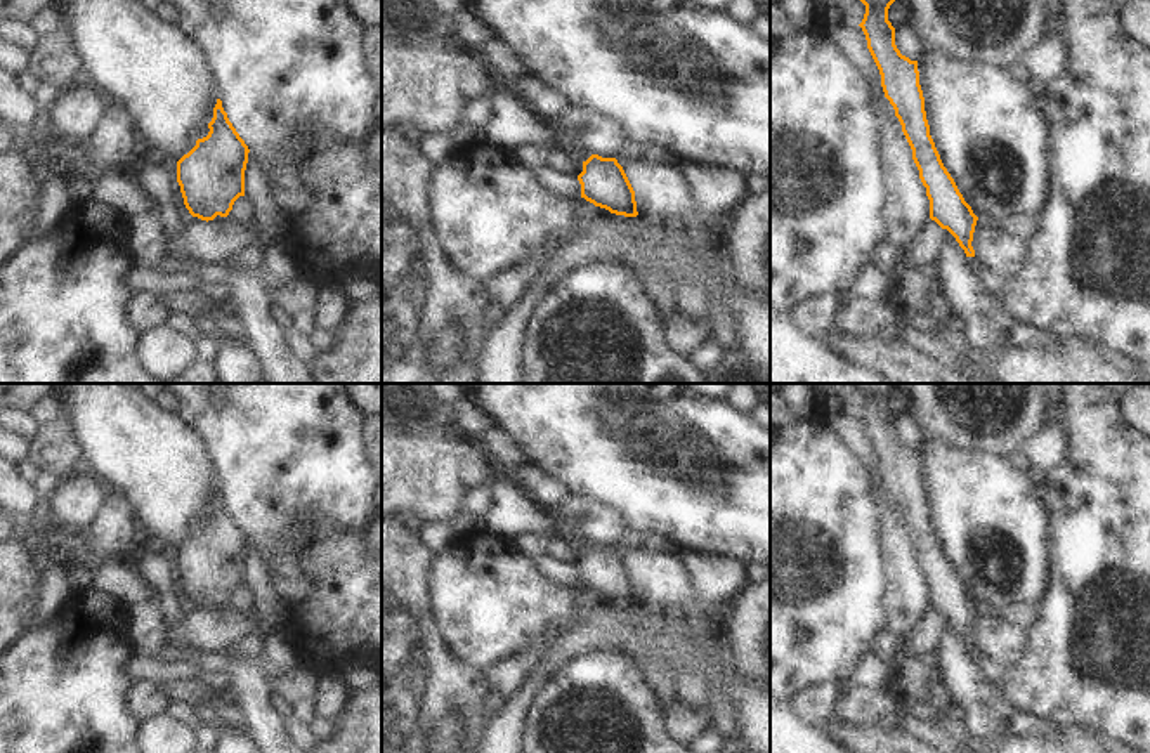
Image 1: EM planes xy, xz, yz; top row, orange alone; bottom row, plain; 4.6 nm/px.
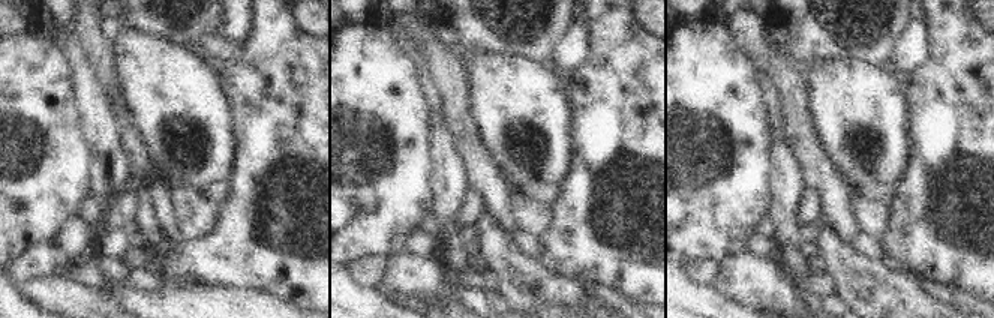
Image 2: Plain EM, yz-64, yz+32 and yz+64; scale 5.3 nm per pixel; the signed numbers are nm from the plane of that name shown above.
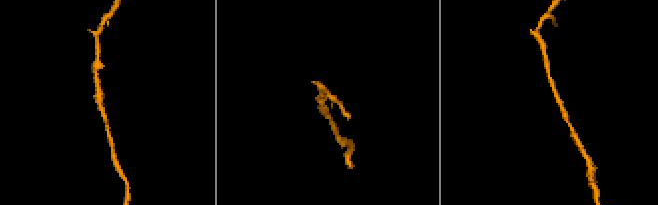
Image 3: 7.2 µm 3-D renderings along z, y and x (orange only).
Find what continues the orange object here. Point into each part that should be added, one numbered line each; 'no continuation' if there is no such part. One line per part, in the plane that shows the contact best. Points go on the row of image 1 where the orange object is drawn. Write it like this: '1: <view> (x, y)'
no continuation

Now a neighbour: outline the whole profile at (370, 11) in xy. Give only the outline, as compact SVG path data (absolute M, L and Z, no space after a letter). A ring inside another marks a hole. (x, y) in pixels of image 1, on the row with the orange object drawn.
M350 0L354 10L368 24L368 28L382 26L382 0Z

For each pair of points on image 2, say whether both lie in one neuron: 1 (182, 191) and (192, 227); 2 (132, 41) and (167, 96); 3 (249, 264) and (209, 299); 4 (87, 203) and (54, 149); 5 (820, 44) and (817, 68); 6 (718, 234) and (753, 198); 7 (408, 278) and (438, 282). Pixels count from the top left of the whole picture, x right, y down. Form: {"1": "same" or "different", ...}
{"1": "same", "2": "same", "3": "different", "4": "different", "5": "different", "6": "same", "7": "same"}

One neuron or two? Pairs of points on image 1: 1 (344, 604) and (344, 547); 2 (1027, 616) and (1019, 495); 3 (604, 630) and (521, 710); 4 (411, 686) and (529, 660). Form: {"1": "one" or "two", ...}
{"1": "one", "2": "two", "3": "one", "4": "two"}

